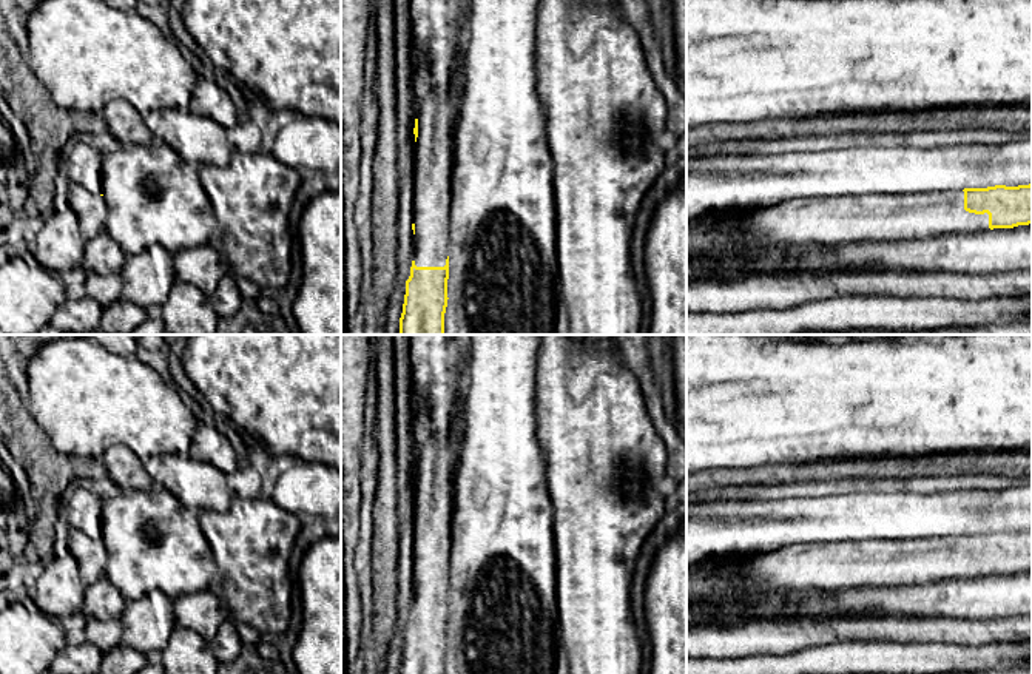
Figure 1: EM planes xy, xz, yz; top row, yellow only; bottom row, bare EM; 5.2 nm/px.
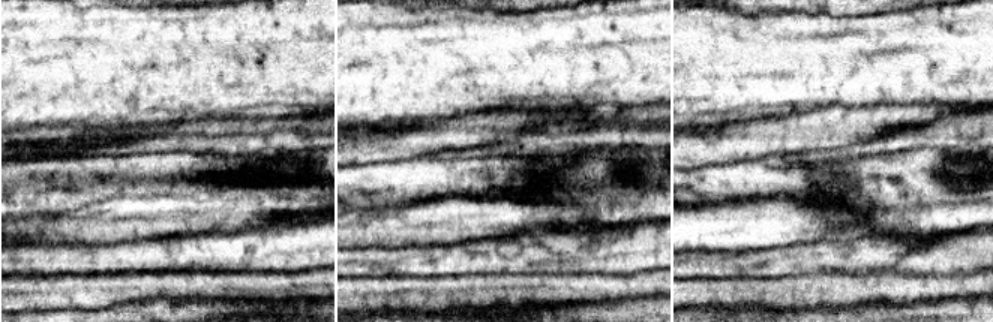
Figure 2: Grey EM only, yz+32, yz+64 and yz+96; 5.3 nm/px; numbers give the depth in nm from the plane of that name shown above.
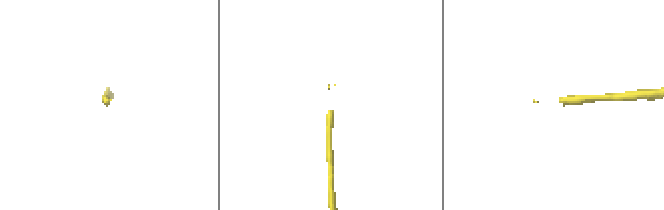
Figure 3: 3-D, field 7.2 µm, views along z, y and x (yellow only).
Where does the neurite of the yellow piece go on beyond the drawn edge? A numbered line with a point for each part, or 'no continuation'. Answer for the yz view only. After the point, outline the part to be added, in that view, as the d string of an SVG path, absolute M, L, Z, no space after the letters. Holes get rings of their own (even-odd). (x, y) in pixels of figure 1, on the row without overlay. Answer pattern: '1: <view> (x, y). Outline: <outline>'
1: yz (819, 565). Outline: M949 535L949 537L919 537L919 538L865 538L865 540L844 540L844 541L811 541L811 543L796 543L781 549L776 549L770 554L759 555L754 561L751 561L745 569L731 568L742 571L748 580L754 586L767 586L774 591L810 591L810 589L821 589L821 591L835 591L842 588L853 588L853 586L879 586L879 585L913 585L913 583L930 583L944 578L967 578L967 577L978 577L978 575L989 575L989 560L975 560L964 555L964 537L963 535Z

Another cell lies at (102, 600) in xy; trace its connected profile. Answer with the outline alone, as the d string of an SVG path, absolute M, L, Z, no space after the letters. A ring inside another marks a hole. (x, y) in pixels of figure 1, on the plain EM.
M103 575L93 585L88 585L83 595L80 612L99 620L120 618L126 600L119 589Z

